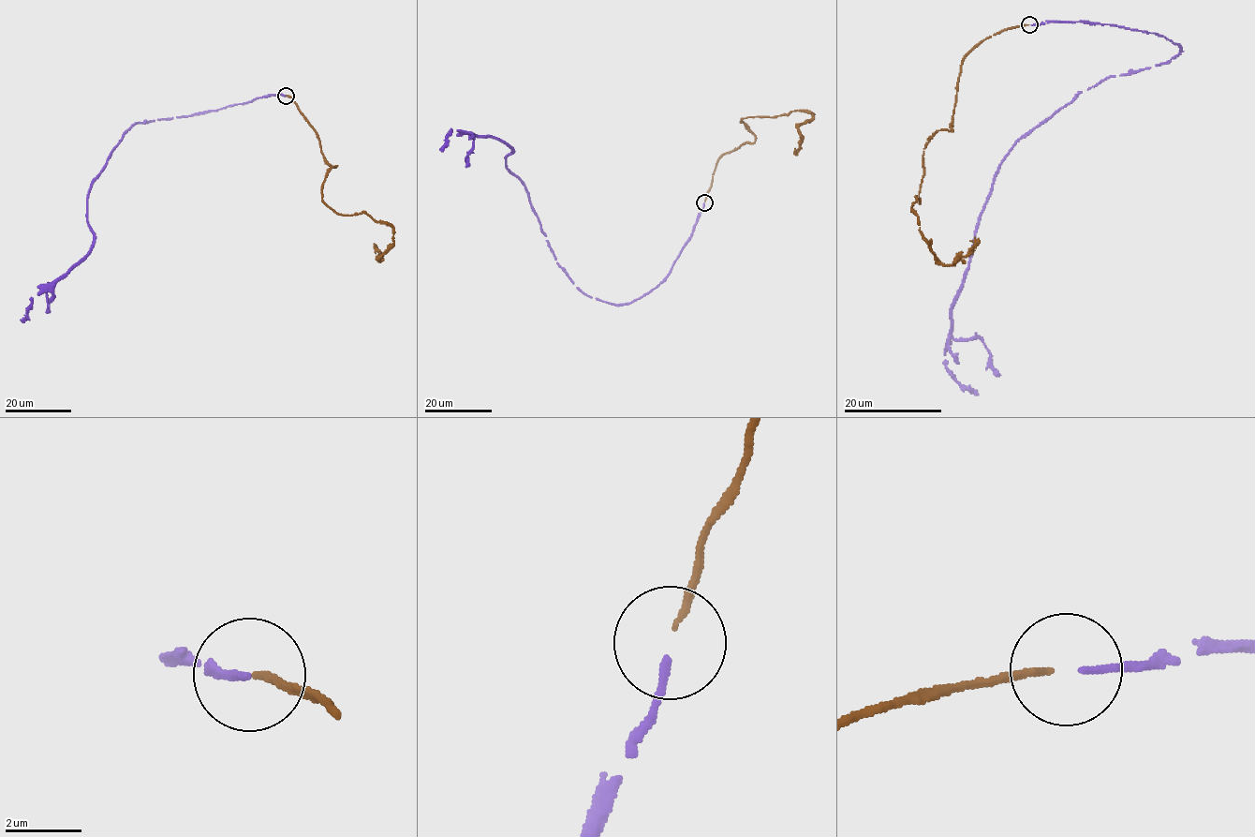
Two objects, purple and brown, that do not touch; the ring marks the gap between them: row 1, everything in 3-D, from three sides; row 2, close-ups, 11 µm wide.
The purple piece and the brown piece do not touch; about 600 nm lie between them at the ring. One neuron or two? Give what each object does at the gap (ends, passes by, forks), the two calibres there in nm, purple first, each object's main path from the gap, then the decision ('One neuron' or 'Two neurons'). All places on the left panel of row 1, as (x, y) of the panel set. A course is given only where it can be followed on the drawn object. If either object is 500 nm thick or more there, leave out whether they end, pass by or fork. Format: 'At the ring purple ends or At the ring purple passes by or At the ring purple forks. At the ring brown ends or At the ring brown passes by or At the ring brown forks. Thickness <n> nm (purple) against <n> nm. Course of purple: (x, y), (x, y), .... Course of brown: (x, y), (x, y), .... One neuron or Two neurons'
At the ring purple ends. At the ring brown ends. Thickness 190 nm (purple) against 160 nm. Course of purple: (286, 96), (139, 122), (127, 129), (87, 197), (87, 223), (93, 234), (90, 251), (33, 298), (22, 322). Course of brown: (287, 96), (336, 166), (325, 177), (324, 202), (392, 228), (379, 261), (374, 244). One neuron

